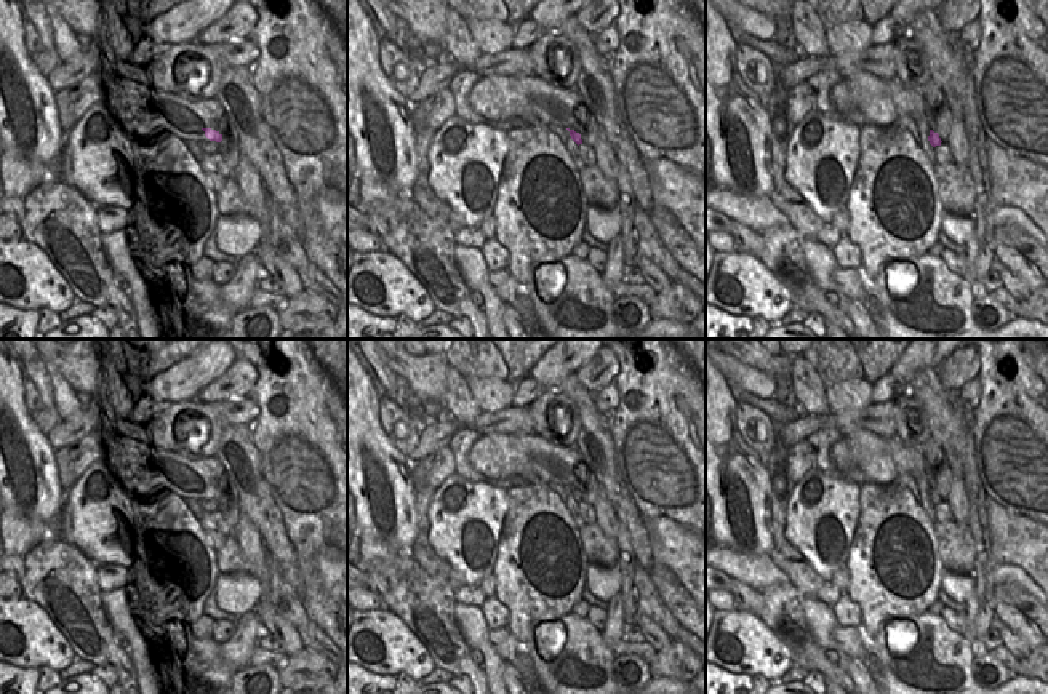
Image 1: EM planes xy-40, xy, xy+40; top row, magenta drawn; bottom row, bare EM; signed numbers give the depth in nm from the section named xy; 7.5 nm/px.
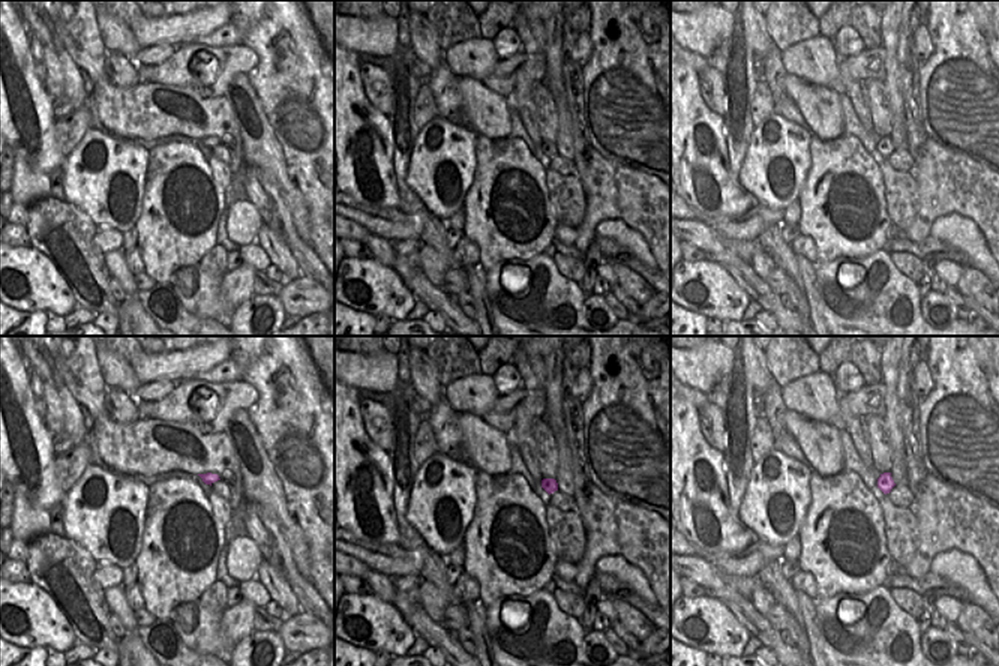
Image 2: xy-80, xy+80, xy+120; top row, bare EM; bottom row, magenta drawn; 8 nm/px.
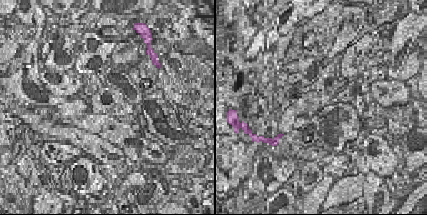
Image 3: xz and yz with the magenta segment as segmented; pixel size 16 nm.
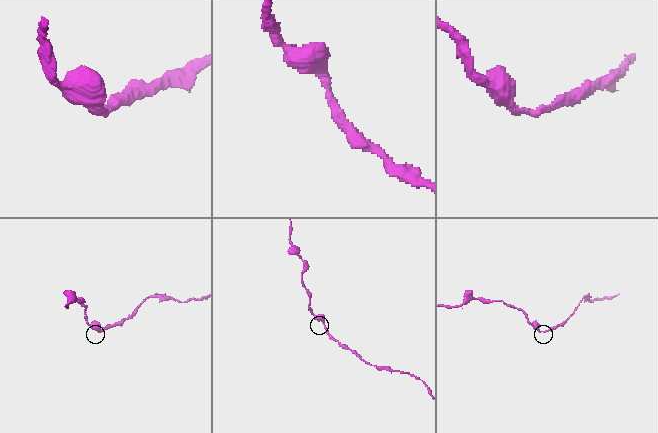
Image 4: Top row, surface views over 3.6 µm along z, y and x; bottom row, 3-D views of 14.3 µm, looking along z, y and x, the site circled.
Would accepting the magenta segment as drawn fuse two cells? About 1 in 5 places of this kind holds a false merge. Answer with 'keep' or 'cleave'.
keep

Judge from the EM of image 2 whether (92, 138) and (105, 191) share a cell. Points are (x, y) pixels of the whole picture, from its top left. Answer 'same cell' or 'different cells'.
same cell

